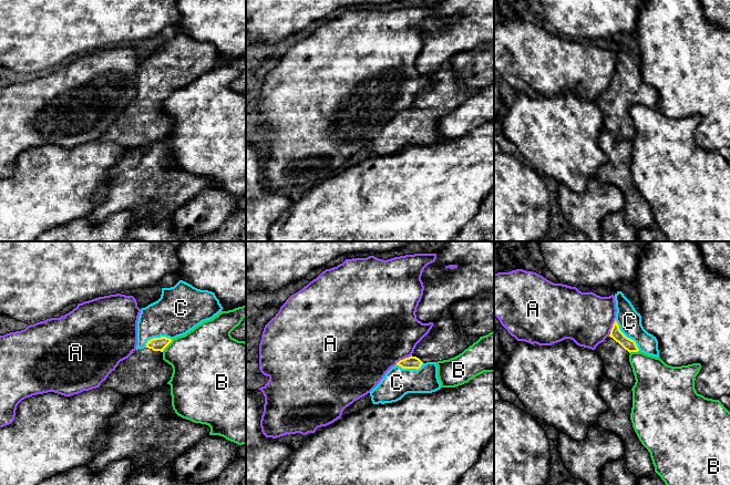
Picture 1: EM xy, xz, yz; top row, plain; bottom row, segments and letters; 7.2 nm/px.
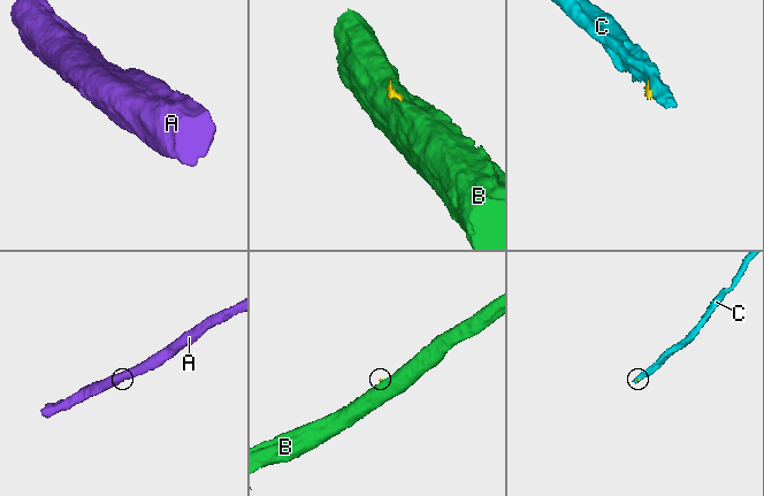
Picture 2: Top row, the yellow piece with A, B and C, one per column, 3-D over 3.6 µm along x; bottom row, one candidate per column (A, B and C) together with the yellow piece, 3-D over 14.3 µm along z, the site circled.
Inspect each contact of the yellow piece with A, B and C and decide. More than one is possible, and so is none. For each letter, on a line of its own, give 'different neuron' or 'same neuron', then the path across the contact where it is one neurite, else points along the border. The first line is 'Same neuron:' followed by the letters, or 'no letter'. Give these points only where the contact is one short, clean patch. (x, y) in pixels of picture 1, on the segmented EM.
Same neuron: C
A: different neuron | along yz (615, 318), (608, 336)
B: different neuron | along xy (172, 340), (162, 351)
C: same neuron

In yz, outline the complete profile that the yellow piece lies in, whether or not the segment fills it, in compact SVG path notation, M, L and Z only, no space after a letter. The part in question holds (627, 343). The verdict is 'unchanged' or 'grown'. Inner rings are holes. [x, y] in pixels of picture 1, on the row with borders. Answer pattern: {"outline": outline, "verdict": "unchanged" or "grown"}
{"outline": "M621 291L615 293L616 319L610 334L595 351L604 362L605 376L628 389L635 385L635 375L629 362L631 352L644 352L659 358L658 341L641 324L641 316Z", "verdict": "grown"}

